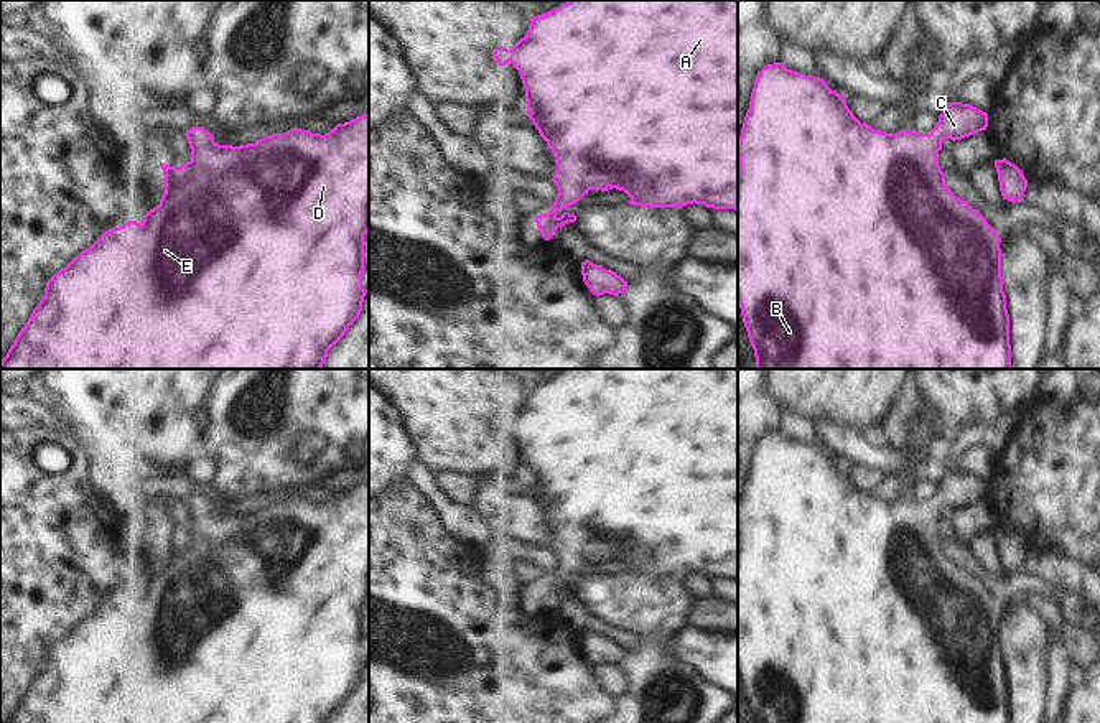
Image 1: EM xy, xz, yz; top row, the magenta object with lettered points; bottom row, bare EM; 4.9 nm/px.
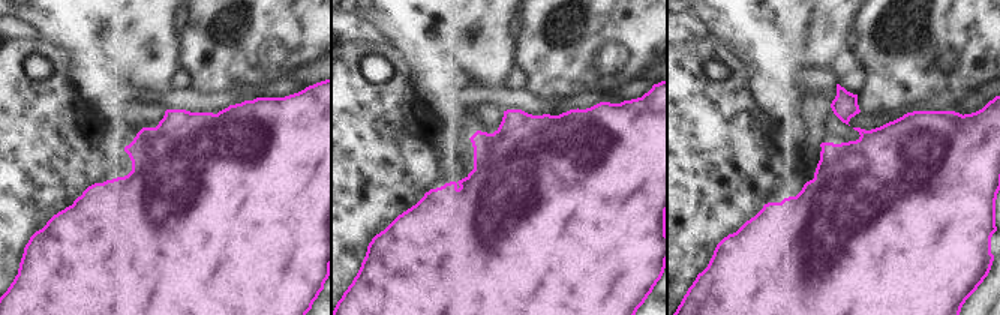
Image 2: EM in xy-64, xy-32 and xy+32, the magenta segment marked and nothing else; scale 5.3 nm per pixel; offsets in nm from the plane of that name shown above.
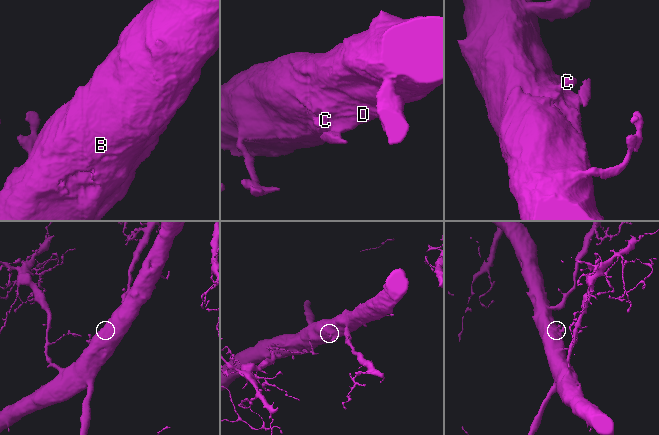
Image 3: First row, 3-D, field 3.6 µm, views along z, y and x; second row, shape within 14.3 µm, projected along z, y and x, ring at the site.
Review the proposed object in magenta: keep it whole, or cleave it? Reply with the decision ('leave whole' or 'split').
leave whole

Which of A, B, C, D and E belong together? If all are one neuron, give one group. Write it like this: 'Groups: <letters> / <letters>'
Groups: A B C D E

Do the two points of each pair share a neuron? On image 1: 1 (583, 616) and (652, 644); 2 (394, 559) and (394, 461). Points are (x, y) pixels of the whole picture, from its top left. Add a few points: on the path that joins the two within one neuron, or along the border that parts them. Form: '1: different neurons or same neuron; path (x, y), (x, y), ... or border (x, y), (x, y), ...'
1: different neurons; border (641, 636), (641, 644), (628, 651)
2: different neurons; border (409, 481), (402, 481), (386, 491)

